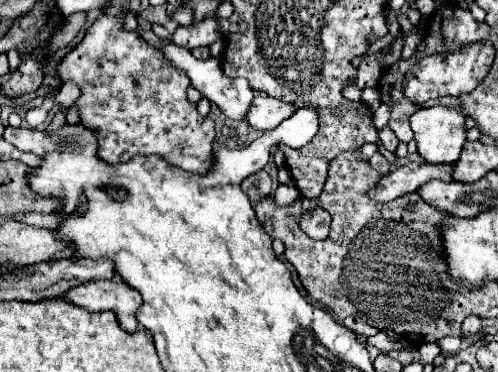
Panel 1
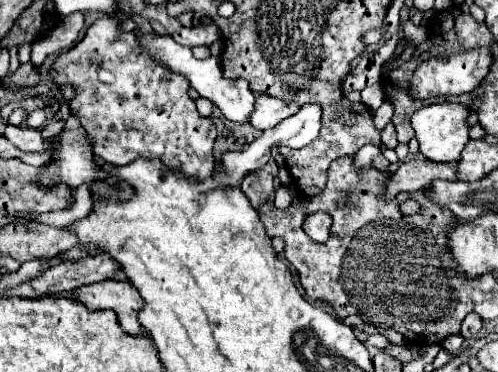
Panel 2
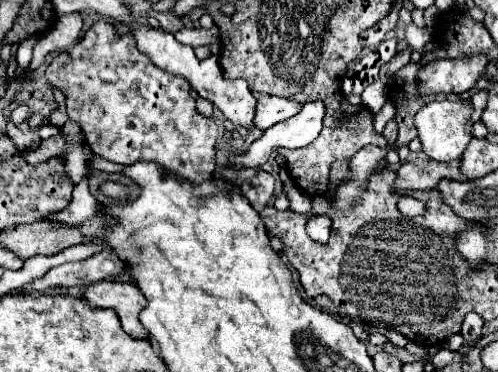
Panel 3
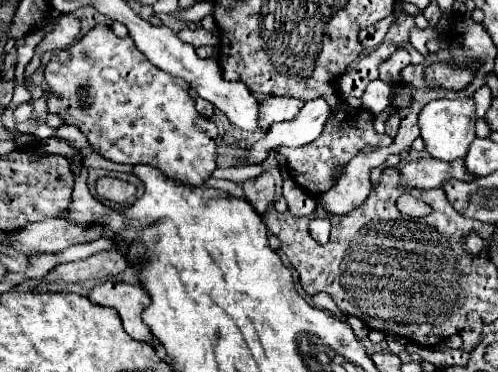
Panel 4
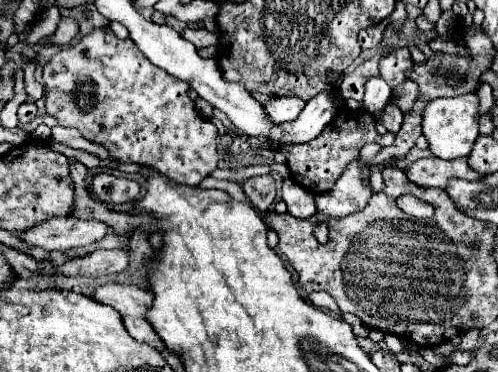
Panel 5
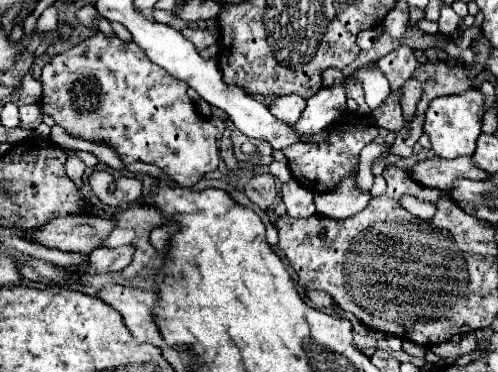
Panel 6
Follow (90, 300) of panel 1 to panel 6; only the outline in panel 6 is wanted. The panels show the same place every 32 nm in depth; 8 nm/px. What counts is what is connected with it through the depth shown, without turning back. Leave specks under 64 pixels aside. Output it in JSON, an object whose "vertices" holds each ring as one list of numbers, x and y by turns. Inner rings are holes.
{"vertices":[[106,284,100,290,100,300,104,300,122,314,126,328,136,340,162,348,162,336,152,318,156,292,144,292,132,286]]}

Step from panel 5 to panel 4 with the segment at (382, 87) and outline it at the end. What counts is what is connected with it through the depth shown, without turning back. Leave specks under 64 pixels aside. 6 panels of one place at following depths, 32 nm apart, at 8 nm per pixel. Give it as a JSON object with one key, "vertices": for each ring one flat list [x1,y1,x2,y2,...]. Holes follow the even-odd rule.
{"vertices":[[374,80,364,90,364,108,372,114,382,112,390,104,390,86,382,84,380,80]]}

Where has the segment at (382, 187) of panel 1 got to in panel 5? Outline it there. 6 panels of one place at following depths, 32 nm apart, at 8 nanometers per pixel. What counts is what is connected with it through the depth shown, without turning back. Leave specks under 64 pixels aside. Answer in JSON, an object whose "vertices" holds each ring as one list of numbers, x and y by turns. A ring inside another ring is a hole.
{"vertices":[[422,158,412,162,404,168,404,174,408,182,420,186,420,188,446,188,448,180,452,178,464,178,464,180,478,180,482,178,478,172,468,168,466,158,456,160,440,160,440,158]]}

